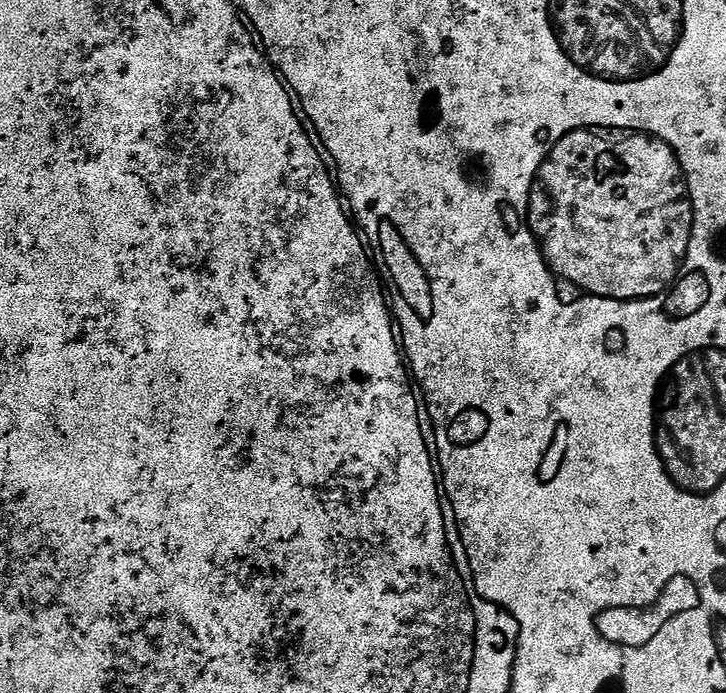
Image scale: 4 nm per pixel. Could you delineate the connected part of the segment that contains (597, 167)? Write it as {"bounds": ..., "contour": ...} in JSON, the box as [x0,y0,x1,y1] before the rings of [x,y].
{"bounds":[527,124,694,307],"contour":[[[578,124],[568,132],[563,132],[553,144],[546,146],[544,153],[538,158],[527,190],[530,193],[530,198],[527,199],[528,224],[534,234],[536,253],[547,261],[551,276],[554,278],[555,295],[567,307],[584,300],[596,302],[596,294],[608,294],[608,296],[616,296],[616,298],[644,296],[644,294],[652,294],[652,292],[662,292],[664,284],[678,284],[680,275],[674,274],[674,272],[682,270],[682,268],[676,268],[676,262],[678,262],[678,258],[686,258],[686,256],[682,256],[682,252],[688,252],[684,246],[690,246],[690,238],[694,234],[694,210],[686,170],[683,169],[680,159],[676,157],[676,151],[664,141],[662,134],[637,130],[629,124]]]}

